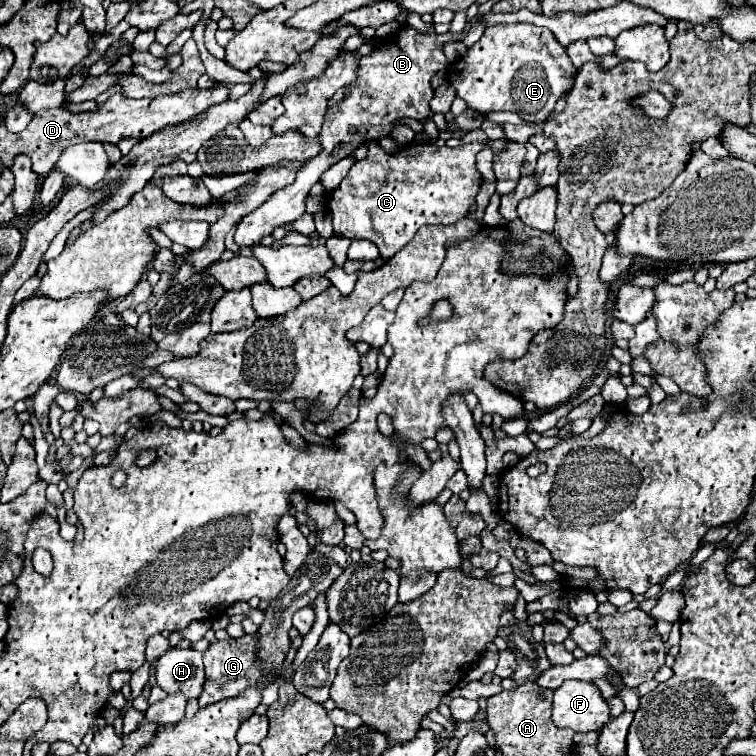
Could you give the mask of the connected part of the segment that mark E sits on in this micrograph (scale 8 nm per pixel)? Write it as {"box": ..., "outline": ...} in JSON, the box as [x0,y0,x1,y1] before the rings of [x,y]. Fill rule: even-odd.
{"box":[447,22,575,122],"outline":[[[515,22],[485,28],[479,42],[449,66],[447,78],[457,96],[475,112],[511,110],[527,122],[541,122],[549,116],[559,96],[573,86],[575,68],[551,30]]]}

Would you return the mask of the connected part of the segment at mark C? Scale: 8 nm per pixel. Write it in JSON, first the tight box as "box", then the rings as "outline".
{"box":[327,140,507,260],"outline":[[[507,140],[471,142],[457,148],[411,142],[397,154],[387,154],[377,142],[371,142],[367,158],[353,164],[341,186],[337,186],[327,200],[335,234],[351,240],[367,238],[377,244],[381,258],[389,260],[411,242],[421,226],[455,224],[469,214],[469,208],[475,204],[475,196],[485,182],[475,166],[475,156],[485,146],[495,154],[501,154]]]}

